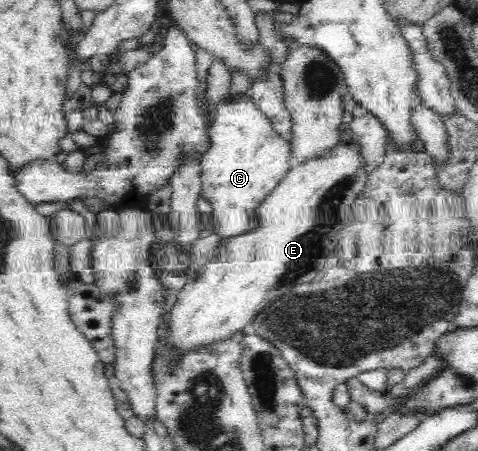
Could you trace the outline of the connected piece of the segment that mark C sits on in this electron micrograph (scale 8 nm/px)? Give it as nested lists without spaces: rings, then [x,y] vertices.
[[[249,94],[246,96],[236,101],[225,99],[221,104],[216,105],[209,131],[211,144],[200,159],[201,196],[205,197],[211,205],[214,235],[222,241],[243,236],[258,227],[259,207],[291,168],[288,164],[289,143],[273,128],[271,121],[251,101]]]

